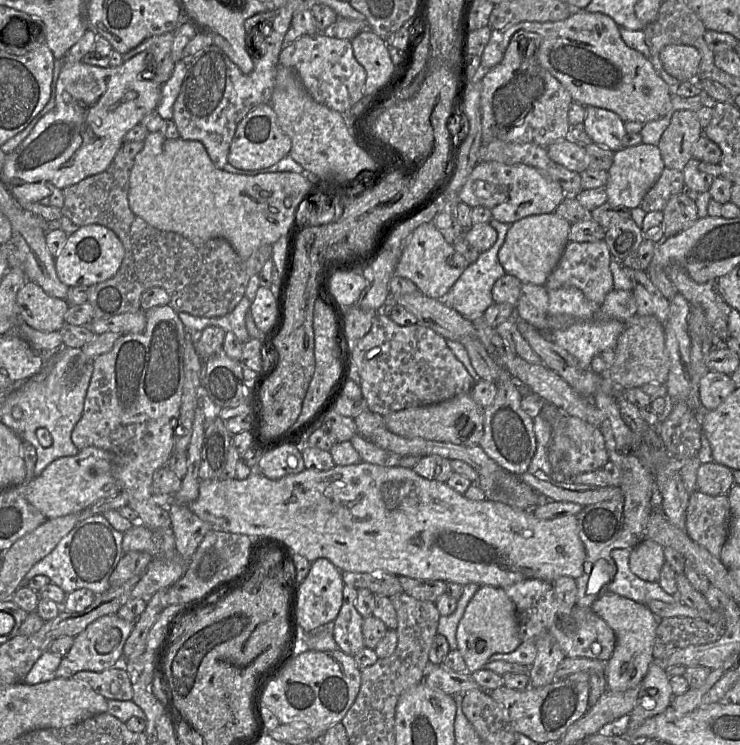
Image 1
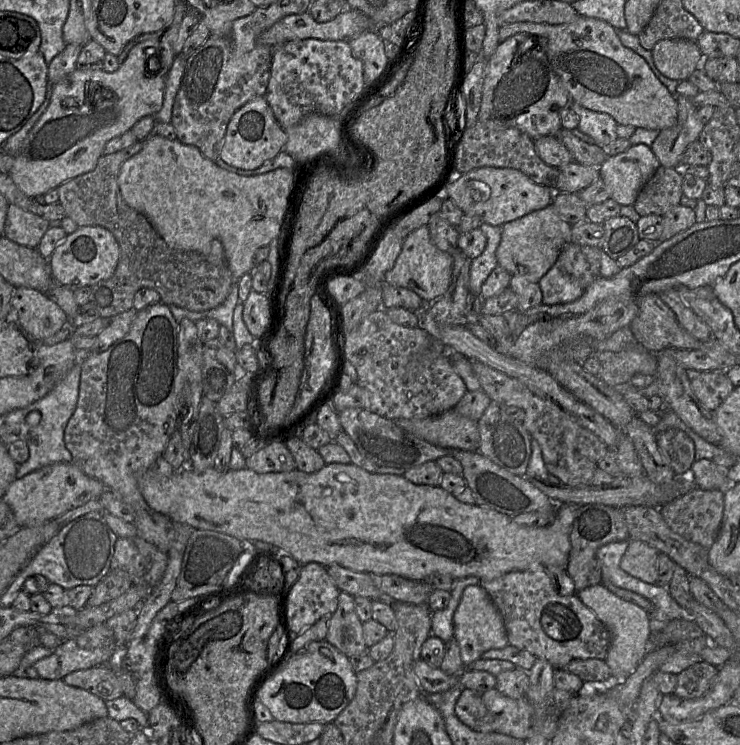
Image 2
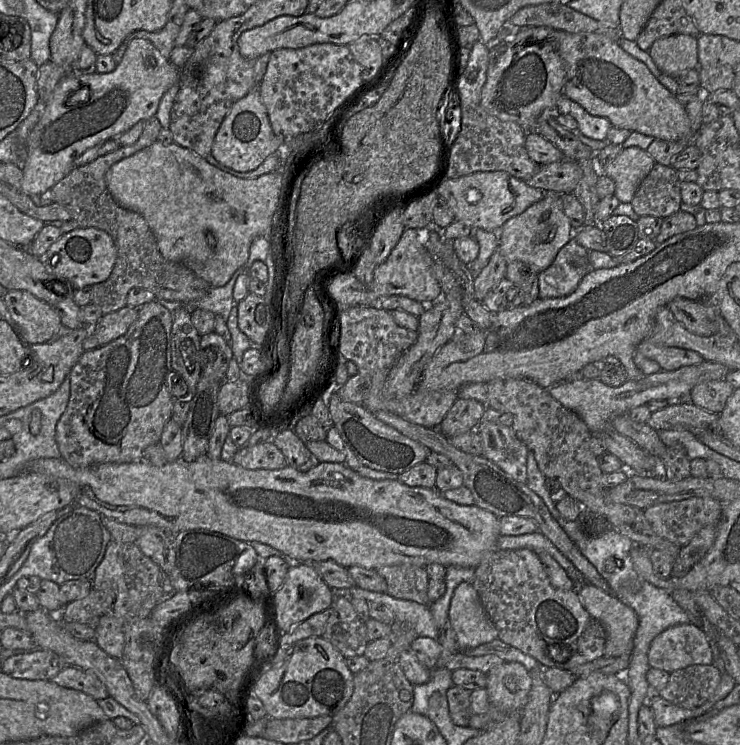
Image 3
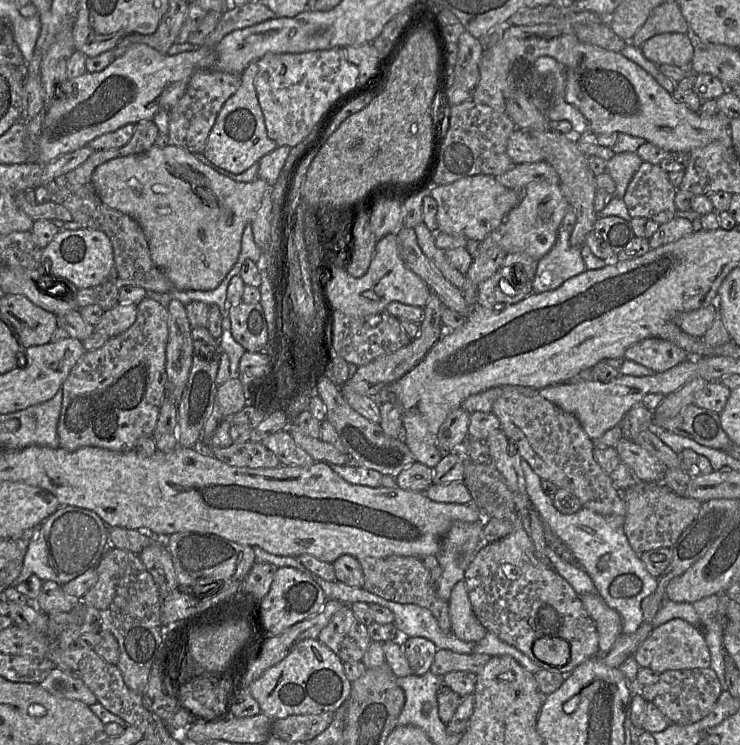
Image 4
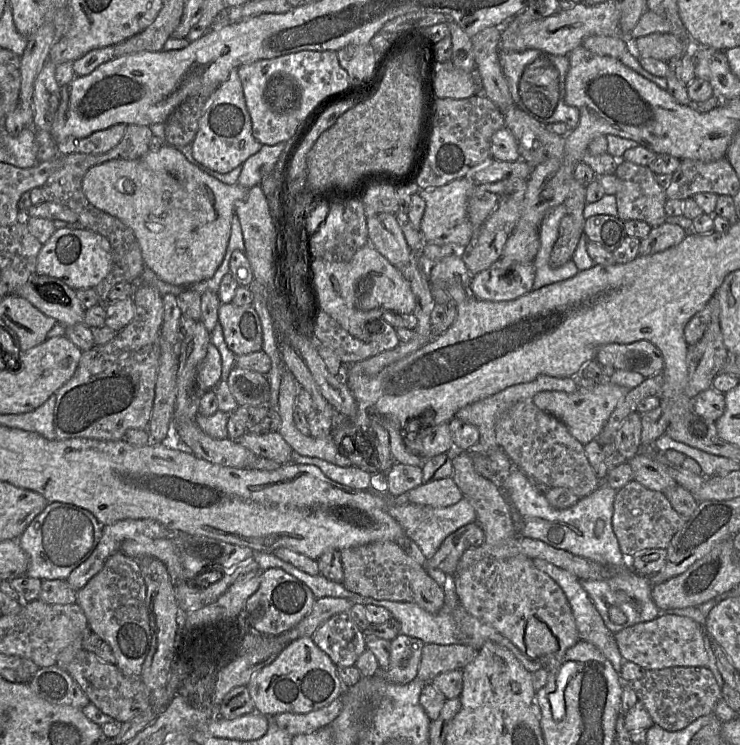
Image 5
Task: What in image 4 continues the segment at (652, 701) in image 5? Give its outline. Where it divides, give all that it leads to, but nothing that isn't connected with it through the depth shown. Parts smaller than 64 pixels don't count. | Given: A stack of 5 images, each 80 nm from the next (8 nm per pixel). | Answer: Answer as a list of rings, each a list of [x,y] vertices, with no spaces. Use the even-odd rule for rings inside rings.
[[[710,667],[665,671],[660,673],[656,683],[638,689],[646,702],[654,704],[671,724],[677,725],[689,725],[703,719],[723,692],[715,671]]]

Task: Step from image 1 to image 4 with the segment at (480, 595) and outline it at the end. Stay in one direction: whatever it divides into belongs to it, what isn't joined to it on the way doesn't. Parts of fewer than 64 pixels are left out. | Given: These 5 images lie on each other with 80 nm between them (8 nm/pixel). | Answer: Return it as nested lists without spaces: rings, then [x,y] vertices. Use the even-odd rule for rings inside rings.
[[[463,580],[457,582],[451,591],[448,613],[451,620],[451,631],[459,639],[466,642],[476,642],[487,634],[487,629],[473,612]]]

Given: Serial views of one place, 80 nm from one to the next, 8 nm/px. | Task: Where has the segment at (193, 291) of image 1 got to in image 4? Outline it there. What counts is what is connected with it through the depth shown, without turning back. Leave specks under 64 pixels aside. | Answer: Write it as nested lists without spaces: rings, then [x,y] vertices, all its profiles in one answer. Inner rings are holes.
[[[153,119],[141,121],[135,124],[135,130],[130,141],[120,147],[109,150],[95,151],[87,160],[70,172],[63,174],[49,184],[46,189],[50,201],[67,208],[73,216],[73,220],[82,225],[82,228],[89,228],[104,232],[110,239],[114,253],[114,264],[110,274],[100,285],[94,287],[95,304],[106,312],[119,303],[119,291],[123,286],[136,286],[146,289],[148,292],[166,293],[173,290],[173,284],[152,261],[148,241],[142,228],[136,220],[130,216],[108,207],[97,195],[92,184],[94,170],[112,159],[141,154],[154,146],[159,129]]]

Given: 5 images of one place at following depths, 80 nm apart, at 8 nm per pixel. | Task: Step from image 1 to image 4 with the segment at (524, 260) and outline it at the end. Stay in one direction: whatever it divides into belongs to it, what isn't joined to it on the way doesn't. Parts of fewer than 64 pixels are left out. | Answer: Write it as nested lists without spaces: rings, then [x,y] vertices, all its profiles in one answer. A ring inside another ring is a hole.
[[[547,182],[529,183],[521,194],[521,199],[500,226],[500,245],[506,253],[523,252],[539,260],[554,246],[566,213],[568,201],[560,185]]]

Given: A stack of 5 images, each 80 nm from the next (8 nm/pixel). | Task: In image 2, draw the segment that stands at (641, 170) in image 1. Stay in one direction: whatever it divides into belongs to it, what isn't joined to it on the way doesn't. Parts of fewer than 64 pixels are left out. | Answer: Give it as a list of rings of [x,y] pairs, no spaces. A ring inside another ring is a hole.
[[[637,144],[608,157],[598,170],[610,198],[621,206],[633,206],[640,190],[660,166],[649,146]]]

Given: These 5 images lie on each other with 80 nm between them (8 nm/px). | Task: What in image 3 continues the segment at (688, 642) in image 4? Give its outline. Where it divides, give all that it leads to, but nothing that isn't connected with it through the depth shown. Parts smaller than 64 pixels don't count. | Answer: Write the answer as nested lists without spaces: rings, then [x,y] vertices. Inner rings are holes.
[[[680,624],[667,628],[651,642],[649,666],[668,673],[692,665],[714,664],[710,637],[699,624]]]

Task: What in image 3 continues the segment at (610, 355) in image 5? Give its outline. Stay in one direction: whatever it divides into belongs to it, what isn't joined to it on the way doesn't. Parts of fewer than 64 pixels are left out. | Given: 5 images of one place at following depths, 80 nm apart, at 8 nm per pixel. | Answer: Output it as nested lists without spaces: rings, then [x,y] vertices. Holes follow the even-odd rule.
[[[643,340],[637,345],[635,353],[657,362],[661,370],[666,371],[676,370],[683,366],[698,365],[705,361],[695,351],[658,346],[647,340]]]

